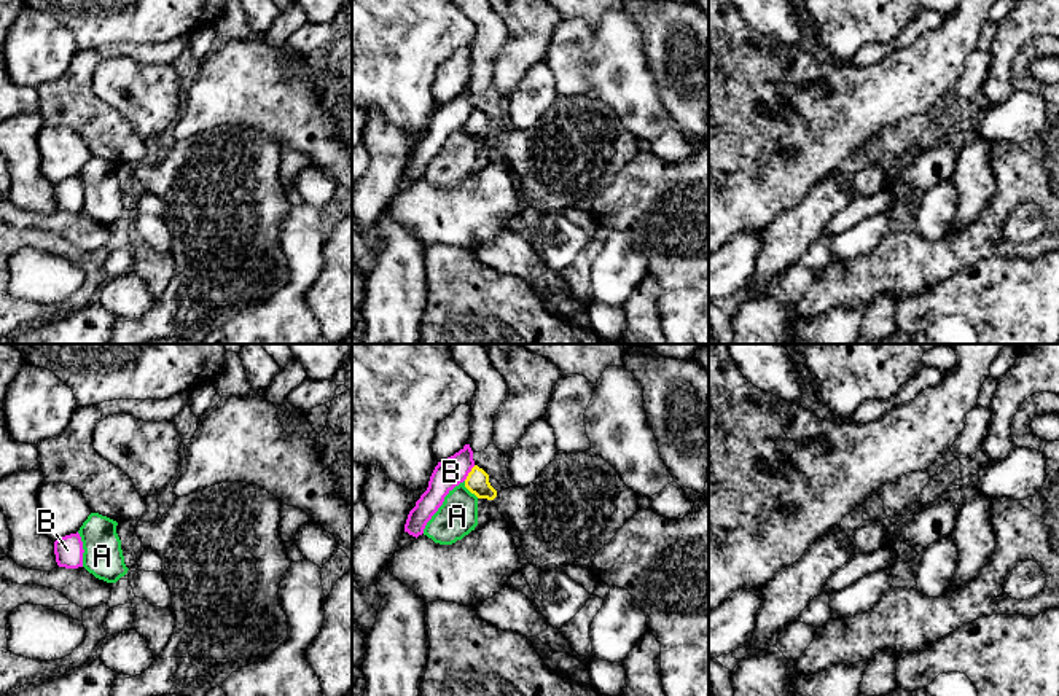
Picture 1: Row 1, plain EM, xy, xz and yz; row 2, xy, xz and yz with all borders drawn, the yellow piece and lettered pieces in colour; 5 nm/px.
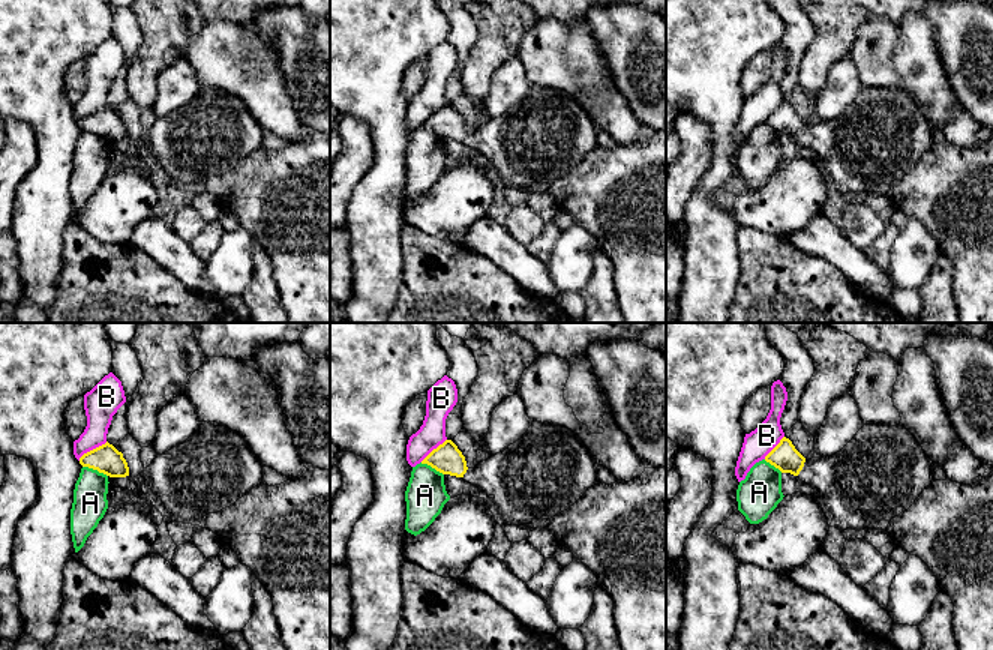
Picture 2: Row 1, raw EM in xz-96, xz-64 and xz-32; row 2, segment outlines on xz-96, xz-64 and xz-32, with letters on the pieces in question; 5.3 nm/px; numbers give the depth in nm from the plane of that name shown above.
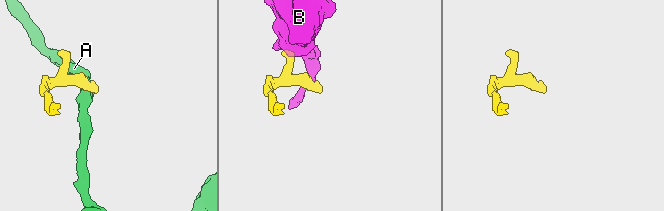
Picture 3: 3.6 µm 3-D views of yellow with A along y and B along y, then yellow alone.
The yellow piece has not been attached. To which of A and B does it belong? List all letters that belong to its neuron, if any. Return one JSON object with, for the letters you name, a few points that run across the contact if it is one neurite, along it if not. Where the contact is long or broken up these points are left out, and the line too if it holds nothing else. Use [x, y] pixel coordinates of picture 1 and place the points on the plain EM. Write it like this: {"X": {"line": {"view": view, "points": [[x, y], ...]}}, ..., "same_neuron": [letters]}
{"same_neuron": []}

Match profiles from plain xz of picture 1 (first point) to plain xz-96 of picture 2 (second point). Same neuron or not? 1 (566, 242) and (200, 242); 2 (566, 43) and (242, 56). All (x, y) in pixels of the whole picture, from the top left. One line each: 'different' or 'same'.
1: different
2: same

